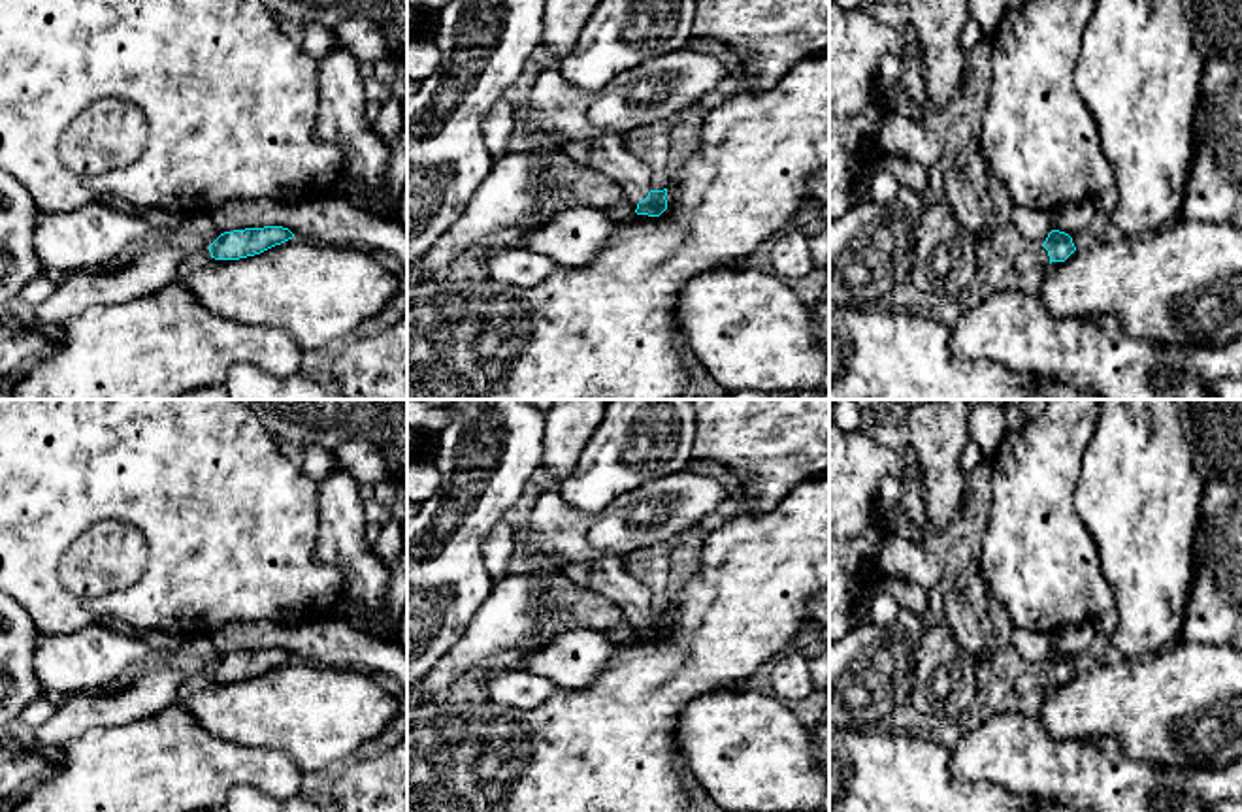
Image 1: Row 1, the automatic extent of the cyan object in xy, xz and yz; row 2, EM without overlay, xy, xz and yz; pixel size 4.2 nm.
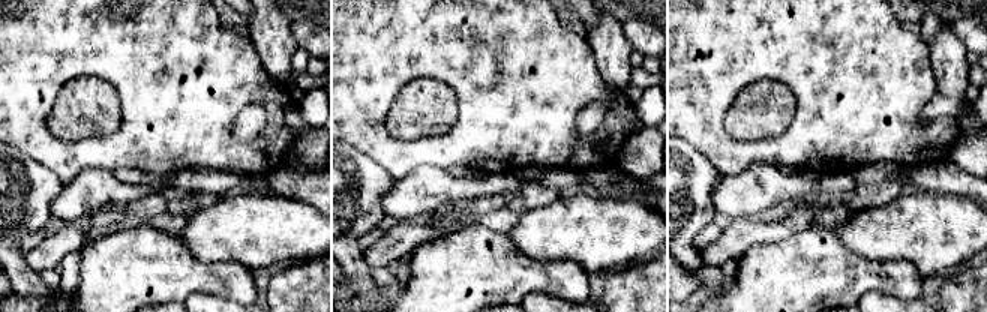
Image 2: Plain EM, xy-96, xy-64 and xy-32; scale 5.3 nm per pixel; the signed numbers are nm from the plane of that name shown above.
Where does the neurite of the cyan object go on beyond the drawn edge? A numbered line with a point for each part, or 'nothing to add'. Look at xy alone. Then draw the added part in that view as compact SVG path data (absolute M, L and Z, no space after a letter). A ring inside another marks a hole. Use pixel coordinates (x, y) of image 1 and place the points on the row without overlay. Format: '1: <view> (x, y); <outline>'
nothing to add

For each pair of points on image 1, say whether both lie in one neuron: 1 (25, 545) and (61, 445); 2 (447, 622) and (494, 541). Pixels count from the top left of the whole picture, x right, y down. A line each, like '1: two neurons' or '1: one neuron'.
1: one neuron
2: two neurons

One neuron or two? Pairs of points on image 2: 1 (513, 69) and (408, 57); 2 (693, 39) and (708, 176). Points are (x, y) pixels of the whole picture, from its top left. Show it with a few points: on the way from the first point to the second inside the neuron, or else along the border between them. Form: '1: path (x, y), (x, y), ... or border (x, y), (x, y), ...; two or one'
1: path (488, 57), (434, 57); one
2: border (683, 140), (699, 150), (723, 174); two

